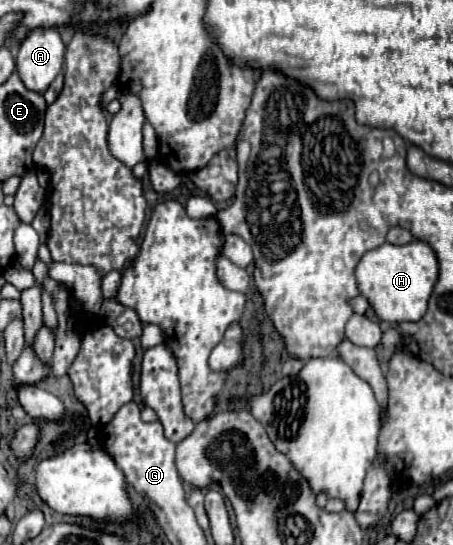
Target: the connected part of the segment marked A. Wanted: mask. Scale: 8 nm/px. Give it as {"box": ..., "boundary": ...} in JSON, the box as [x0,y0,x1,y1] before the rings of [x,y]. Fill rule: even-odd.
{"box":[16,29,64,93],"boundary":[[[36,29],[28,33],[16,55],[16,71],[26,89],[44,93],[62,71],[64,43],[58,29]]]}

